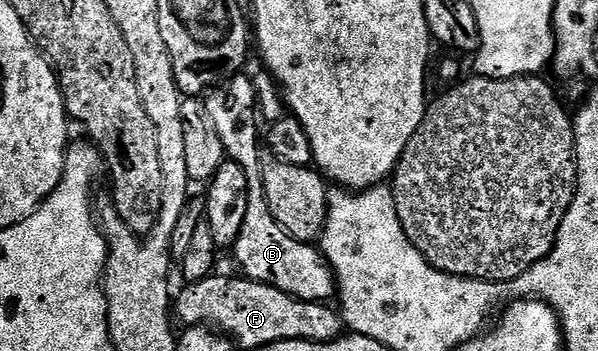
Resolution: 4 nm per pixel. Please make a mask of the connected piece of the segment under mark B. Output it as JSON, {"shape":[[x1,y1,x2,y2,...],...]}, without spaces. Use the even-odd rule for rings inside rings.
{"shape":[[237,74,233,76,232,79,227,81,227,83,223,86,213,88,211,92,207,93,207,95,203,97,203,102,206,106,206,110,210,114,210,119,214,121,214,130,218,130,218,138,222,138,222,146,224,147,225,157,233,160,234,162,238,162,238,166,242,166,242,170,246,173,246,182,248,183,248,205,246,206,246,218,242,221,242,234,238,234,238,238,236,239,234,245,234,253,236,252,236,264,241,268,239,271,243,273,247,279,257,280,259,284,272,284,278,290,282,290,286,294,290,294,299,300,306,300,310,304,331,301,331,296,333,299,333,297,337,295,338,289,336,287,336,276,333,274,331,266,328,265,328,259,324,257,324,254,320,251,319,247,313,246,312,244,303,244,294,238,290,238,290,234,286,234,286,230,282,230,278,225,276,225,274,218,270,214,270,206,266,206,266,190,262,186,262,162,260,161,260,153,262,151,262,128,259,128,259,126,256,125,256,88,252,85,251,78,244,75,245,74]]}

